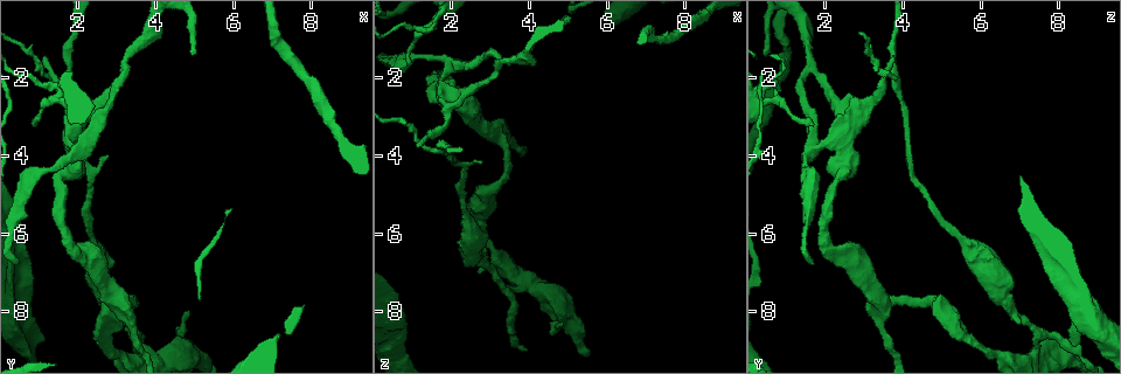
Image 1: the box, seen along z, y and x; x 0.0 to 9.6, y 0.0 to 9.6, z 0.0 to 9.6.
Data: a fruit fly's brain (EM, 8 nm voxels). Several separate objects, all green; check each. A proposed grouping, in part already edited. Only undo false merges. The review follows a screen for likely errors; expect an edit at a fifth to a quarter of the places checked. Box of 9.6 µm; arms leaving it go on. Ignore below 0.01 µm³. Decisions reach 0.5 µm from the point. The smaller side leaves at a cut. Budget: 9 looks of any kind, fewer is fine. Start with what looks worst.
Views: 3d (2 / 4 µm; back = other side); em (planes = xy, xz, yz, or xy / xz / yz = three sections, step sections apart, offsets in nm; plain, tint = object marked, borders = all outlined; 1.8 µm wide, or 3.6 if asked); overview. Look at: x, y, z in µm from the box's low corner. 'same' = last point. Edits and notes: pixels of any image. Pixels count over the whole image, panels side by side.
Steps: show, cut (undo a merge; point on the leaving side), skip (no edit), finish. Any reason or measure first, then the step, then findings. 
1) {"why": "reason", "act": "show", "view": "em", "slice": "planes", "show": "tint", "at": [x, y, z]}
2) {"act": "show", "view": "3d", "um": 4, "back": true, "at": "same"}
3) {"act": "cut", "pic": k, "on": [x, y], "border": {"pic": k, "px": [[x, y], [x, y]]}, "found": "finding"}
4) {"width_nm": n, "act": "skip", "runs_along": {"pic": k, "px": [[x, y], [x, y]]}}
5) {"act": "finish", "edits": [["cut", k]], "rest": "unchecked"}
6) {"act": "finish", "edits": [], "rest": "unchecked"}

{"act": "show", "view": "em", "slice": "yz", "step": 8, "show": "tint", "at": [3.50, 8.70, 7.50]}

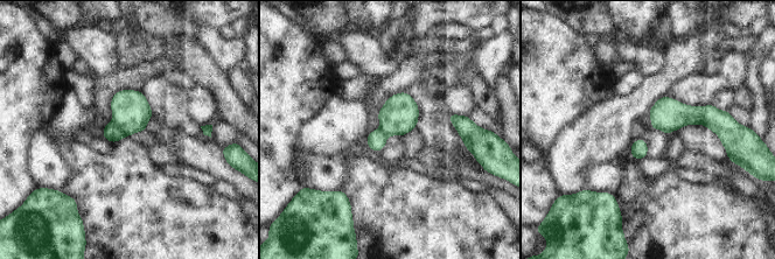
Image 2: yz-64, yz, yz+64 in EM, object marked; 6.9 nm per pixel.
{"width_nm": 200, "act": "cut", "pic": 2, "on": [131, 111], "border": {"pic": 2, "px": [[112, 121], [124, 135]]}, "found": "a second neuron is stuck on"}

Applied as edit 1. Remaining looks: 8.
{"act": "show", "view": "em", "slice": "planes", "show": "borders", "at": [2.75, 8.70, 5.80]}

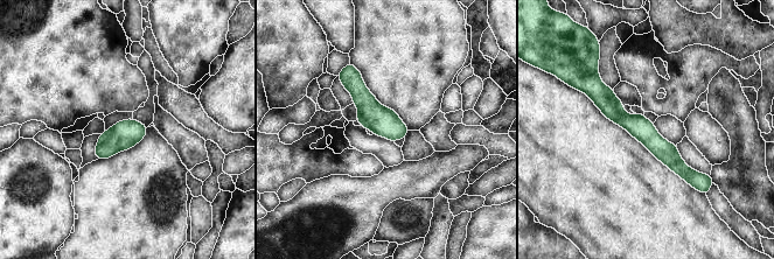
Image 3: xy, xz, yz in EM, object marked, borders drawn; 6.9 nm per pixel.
{"act": "skip", "runs_along": {"pic": 3, "px": [[594, 85], [685, 173], [699, 176]]}, "found": "all the same neuron"}

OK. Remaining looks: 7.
{"why": "three arms meet", "act": "show", "view": "em", "slice": "yz", "step": 4, "show": "tint", "at": [1.80, 3.80, 2.50]}

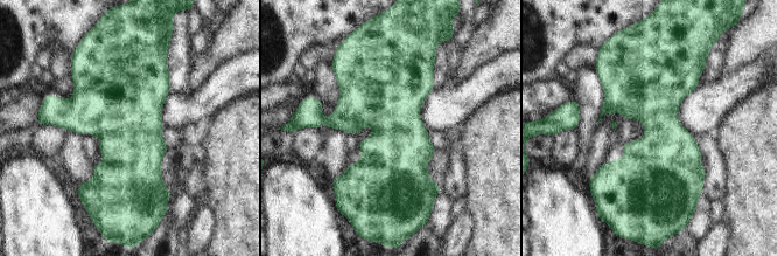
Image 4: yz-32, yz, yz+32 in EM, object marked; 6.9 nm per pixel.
{"why": "another direction", "act": "show", "view": "em", "slice": "planes", "show": "tint", "at": "same"}

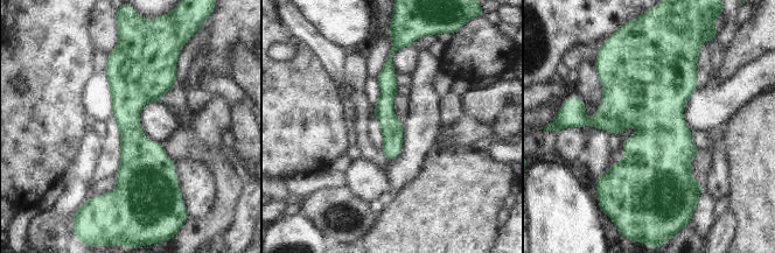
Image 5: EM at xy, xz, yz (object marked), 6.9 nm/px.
{"act": "skip", "runs_along": {"pic": 5, "px": [[125, 56], [137, 196]]}, "found": "continuous, no second neuron"}

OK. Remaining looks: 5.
{"act": "finish", "edits": [["cut", 2]], "rest": "unchecked"}

